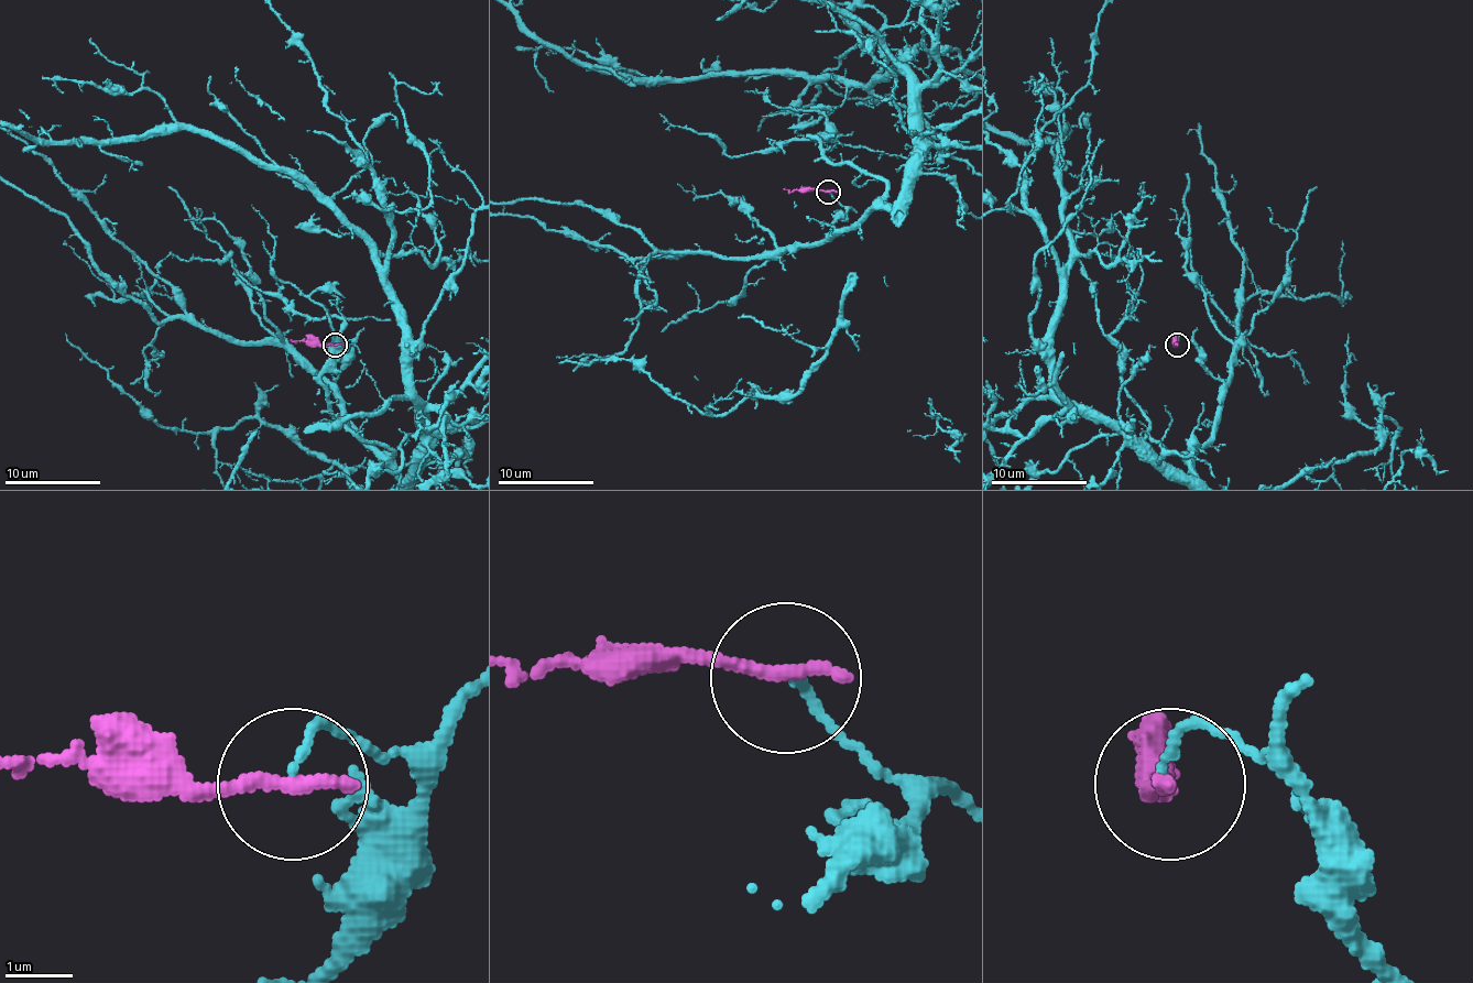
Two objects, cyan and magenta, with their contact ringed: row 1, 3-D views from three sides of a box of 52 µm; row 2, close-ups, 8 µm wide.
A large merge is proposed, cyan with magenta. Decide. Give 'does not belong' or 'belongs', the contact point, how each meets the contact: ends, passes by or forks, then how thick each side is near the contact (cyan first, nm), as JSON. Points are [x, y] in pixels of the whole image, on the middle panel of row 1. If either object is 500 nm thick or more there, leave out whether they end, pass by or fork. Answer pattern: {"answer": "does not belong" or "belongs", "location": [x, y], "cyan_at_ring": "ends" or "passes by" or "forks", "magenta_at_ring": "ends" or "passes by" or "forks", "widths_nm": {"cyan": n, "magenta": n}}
{"answer": "does not belong", "location": [828, 192], "cyan_at_ring": "ends", "magenta_at_ring": "ends", "widths_nm": {"cyan": 110, "magenta": 280}}

